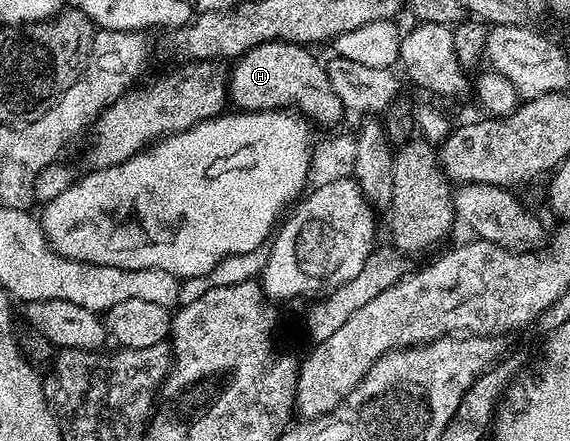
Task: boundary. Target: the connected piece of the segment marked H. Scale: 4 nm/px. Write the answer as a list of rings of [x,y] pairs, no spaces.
[[[263,42],[254,48],[250,48],[245,54],[235,59],[233,70],[230,70],[228,78],[228,97],[231,105],[237,111],[249,110],[283,110],[291,108],[299,112],[309,123],[317,122],[320,126],[336,126],[340,117],[346,114],[342,100],[328,86],[328,74],[323,65],[316,63],[316,58],[308,54],[309,47],[295,42]]]

